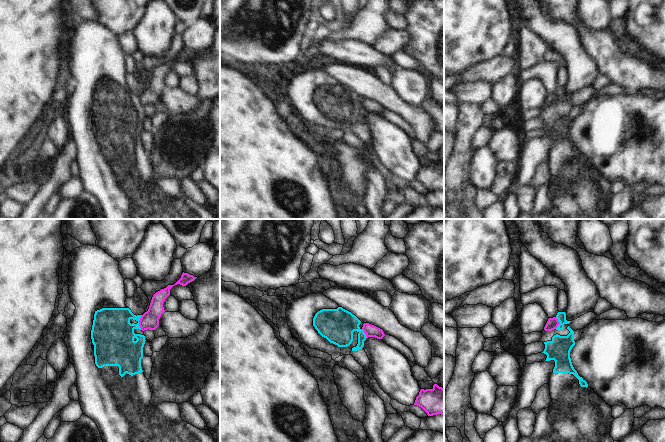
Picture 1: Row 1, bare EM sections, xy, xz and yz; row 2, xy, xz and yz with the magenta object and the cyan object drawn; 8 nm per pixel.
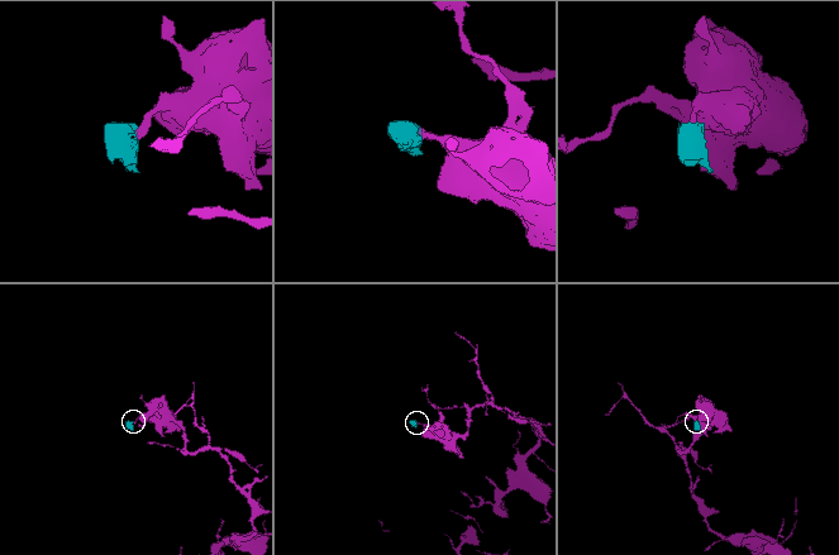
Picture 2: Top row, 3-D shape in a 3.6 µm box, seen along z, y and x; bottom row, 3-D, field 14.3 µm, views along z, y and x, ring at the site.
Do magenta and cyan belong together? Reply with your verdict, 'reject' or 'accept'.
reject

